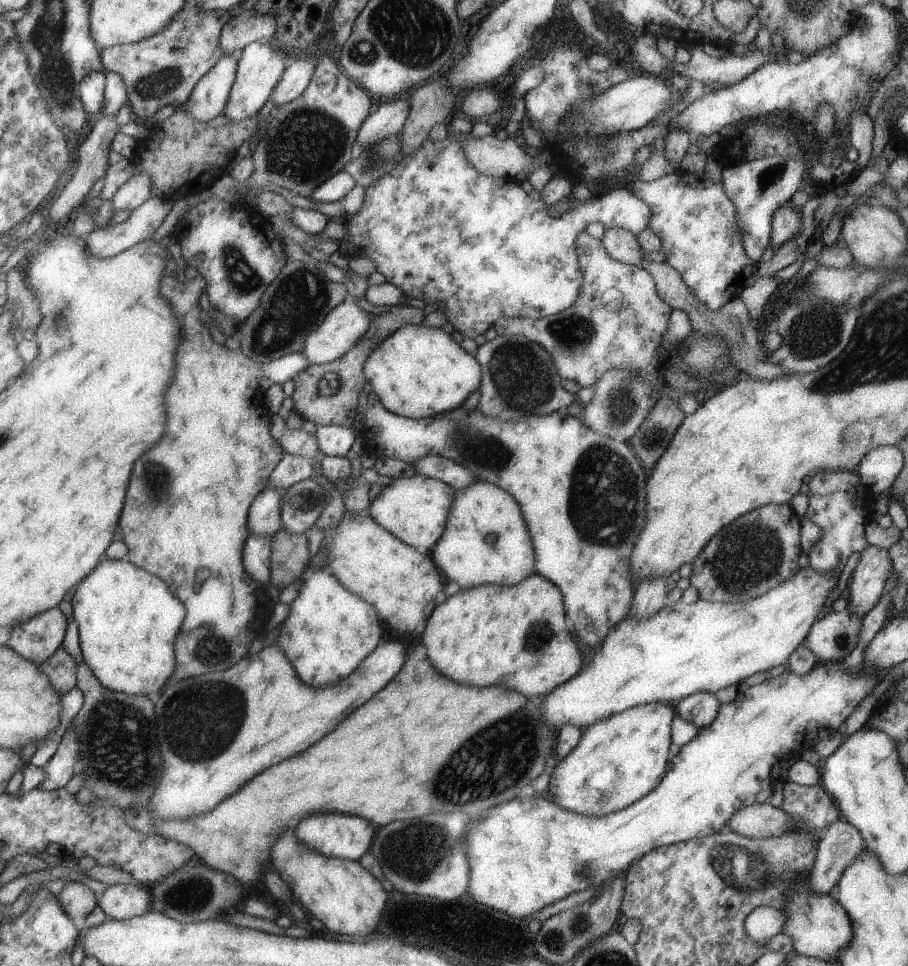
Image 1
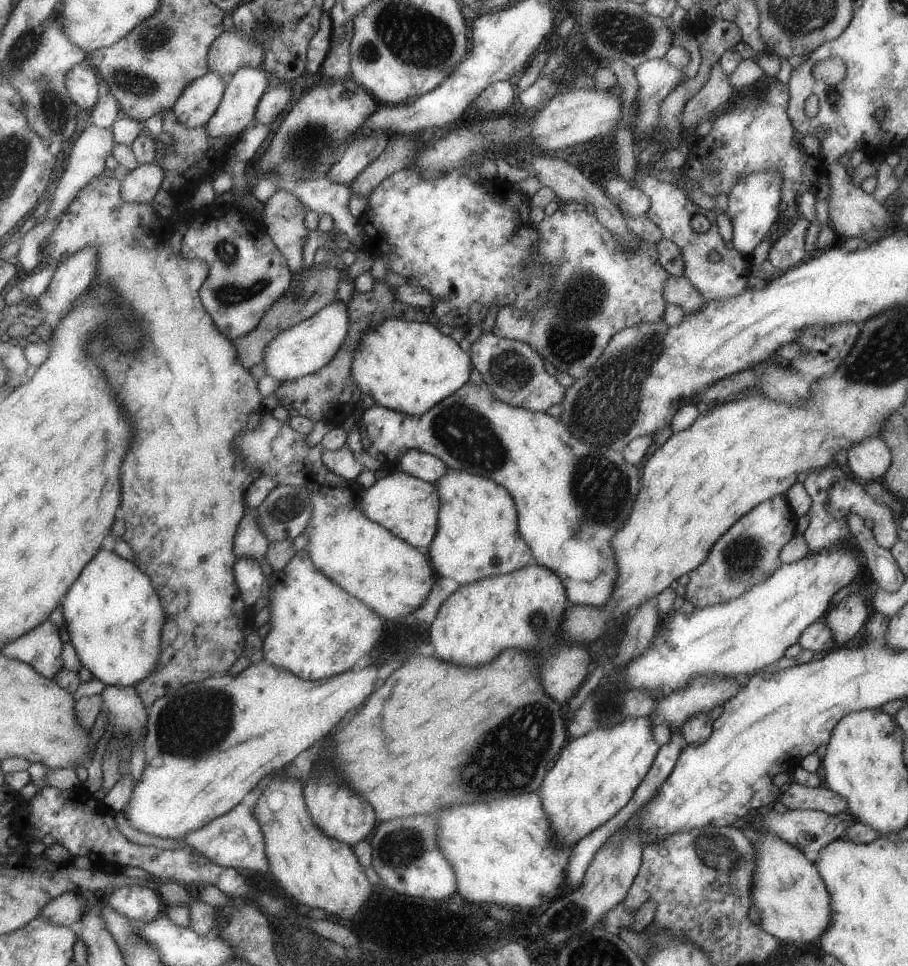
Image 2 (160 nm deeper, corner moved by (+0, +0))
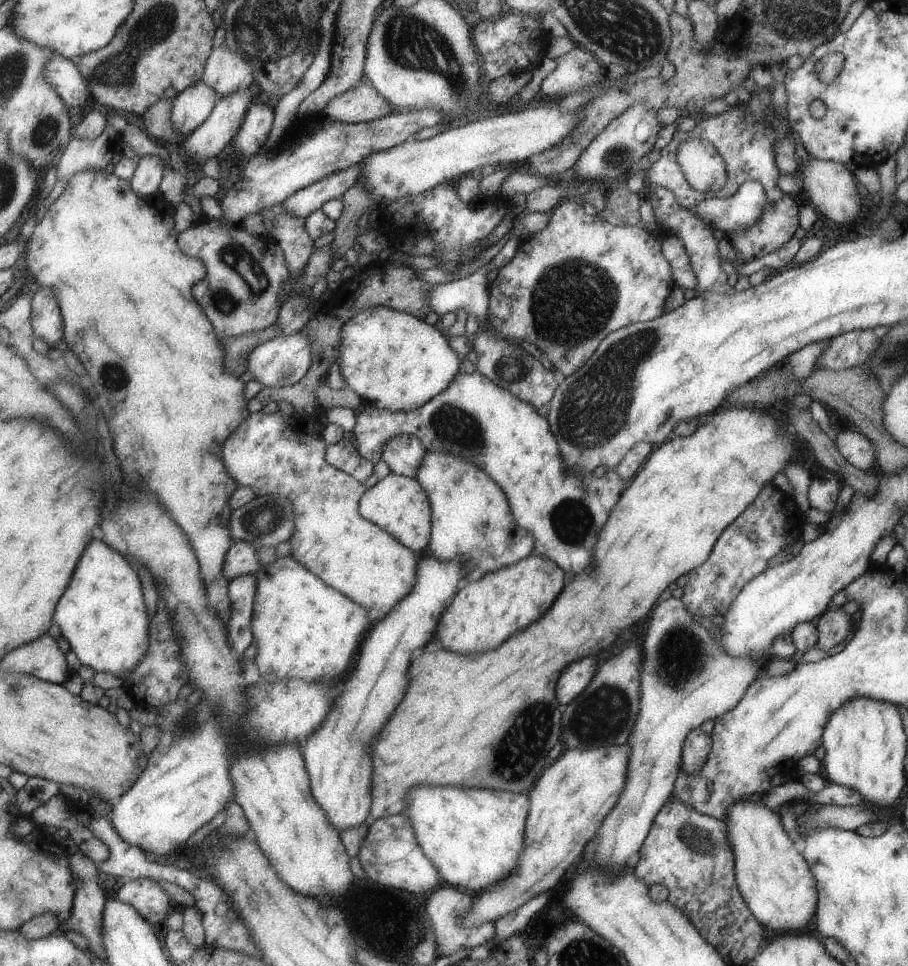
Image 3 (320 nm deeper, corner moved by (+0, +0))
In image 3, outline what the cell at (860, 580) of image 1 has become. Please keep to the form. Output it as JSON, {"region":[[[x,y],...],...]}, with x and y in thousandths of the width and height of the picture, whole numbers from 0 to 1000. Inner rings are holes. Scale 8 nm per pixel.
{"region":[[[926,625],[916,626],[898,642],[901,660],[898,670],[906,675],[934,661],[937,652],[936,638],[931,636]]]}

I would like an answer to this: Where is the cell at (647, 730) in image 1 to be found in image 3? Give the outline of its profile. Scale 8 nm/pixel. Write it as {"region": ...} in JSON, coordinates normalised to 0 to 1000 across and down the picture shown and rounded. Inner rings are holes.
{"region":[[[685,771],[624,776],[611,789],[602,789],[600,799],[580,823],[583,836],[578,849],[576,880],[565,905],[521,928],[519,938],[510,946],[506,946],[508,959],[544,955],[591,925],[615,918],[627,901],[640,890],[642,878],[654,867],[664,847],[677,834],[686,818],[691,805],[693,772],[686,778],[684,773]]]}

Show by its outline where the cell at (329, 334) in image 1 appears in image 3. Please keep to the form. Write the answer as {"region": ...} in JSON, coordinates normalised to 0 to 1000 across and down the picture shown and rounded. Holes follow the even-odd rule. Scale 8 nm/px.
{"region":[[[331,344],[317,348],[307,347],[285,356],[272,369],[272,381],[279,392],[290,401],[308,402],[326,398],[340,383],[346,358]]]}

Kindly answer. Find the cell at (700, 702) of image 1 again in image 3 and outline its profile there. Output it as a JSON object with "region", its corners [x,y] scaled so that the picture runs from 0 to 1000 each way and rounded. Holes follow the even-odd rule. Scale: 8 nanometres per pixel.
{"region":[[[768,752],[757,758],[750,778],[750,799],[754,801],[768,801],[772,793],[776,791],[776,785],[781,782],[784,767],[781,760]]]}

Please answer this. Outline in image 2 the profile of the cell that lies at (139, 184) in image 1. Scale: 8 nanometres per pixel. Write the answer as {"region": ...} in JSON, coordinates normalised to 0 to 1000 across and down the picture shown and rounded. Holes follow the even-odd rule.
{"region":[[[157,169],[132,186],[132,204],[143,210],[162,211],[175,197],[181,180],[174,170]]]}

